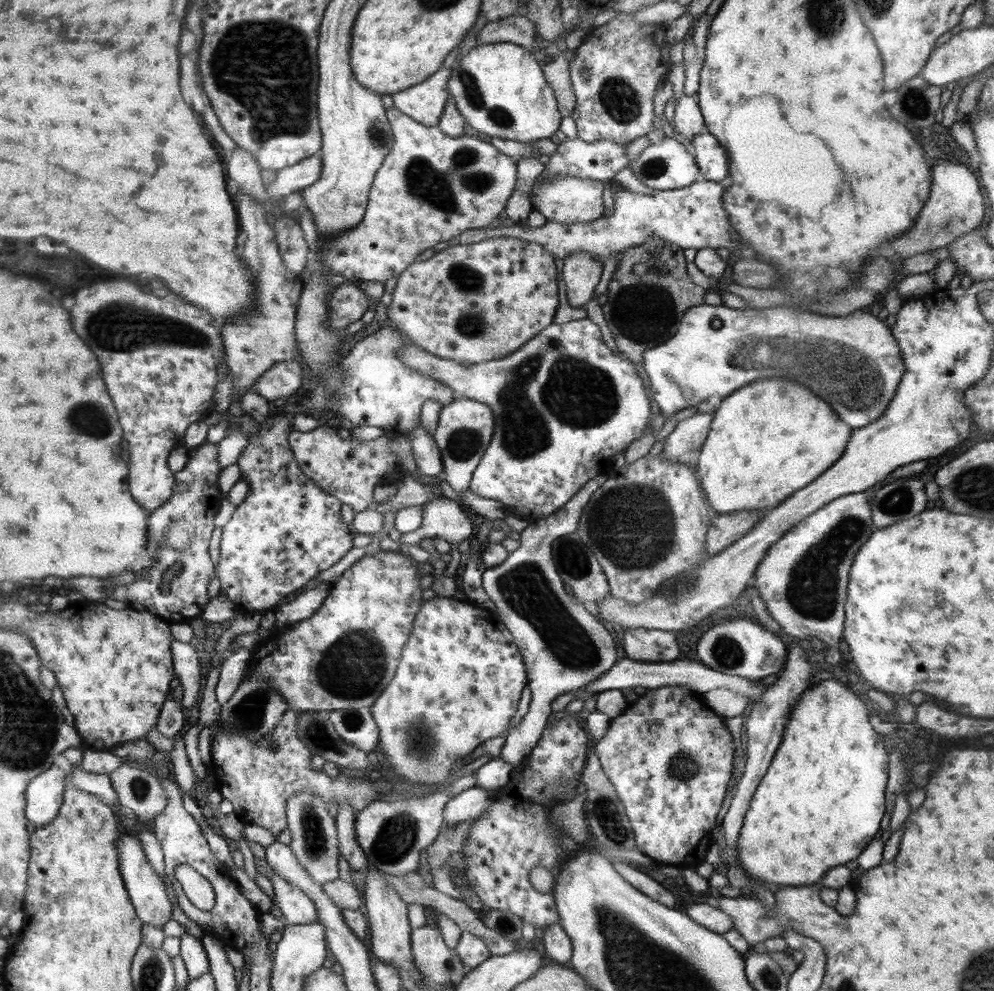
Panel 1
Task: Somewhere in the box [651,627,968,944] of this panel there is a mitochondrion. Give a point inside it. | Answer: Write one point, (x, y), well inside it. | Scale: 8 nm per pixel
(682, 766)

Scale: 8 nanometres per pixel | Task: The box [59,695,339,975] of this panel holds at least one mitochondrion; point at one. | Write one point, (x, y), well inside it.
(313, 835)

